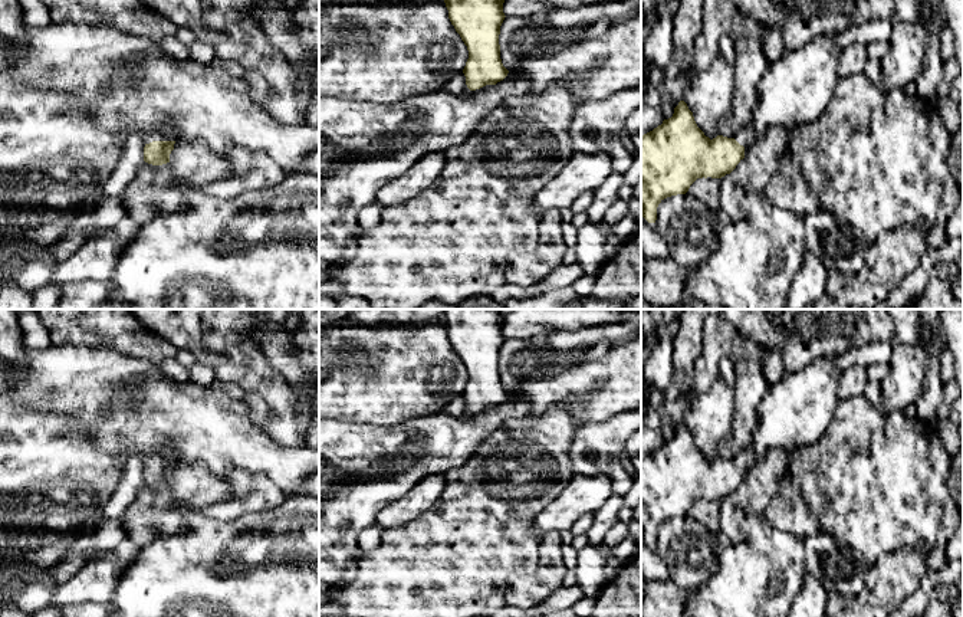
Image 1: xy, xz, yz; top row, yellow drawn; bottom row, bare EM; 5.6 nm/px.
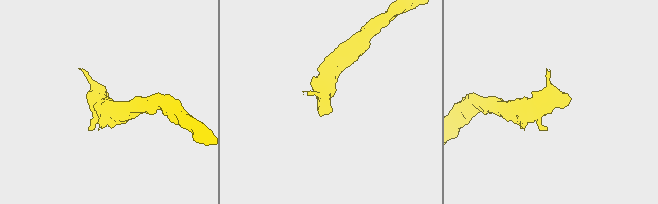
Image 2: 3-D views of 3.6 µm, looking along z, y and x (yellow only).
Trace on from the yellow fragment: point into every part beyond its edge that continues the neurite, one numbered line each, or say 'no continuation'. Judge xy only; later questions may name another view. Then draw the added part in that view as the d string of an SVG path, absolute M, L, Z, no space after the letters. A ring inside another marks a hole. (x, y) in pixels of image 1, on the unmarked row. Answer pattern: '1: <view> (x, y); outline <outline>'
1: xy (150, 459); outline M154 453L145 454L145 466L149 466L152 463L174 463L174 457Z

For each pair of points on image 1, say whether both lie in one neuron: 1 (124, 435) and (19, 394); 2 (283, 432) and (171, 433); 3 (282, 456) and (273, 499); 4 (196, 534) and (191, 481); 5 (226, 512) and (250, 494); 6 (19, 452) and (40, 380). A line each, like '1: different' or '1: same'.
1: same
2: different
3: different
4: different
5: same
6: different

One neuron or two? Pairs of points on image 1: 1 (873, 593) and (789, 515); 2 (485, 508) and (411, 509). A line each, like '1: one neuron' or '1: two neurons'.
1: two neurons
2: two neurons

